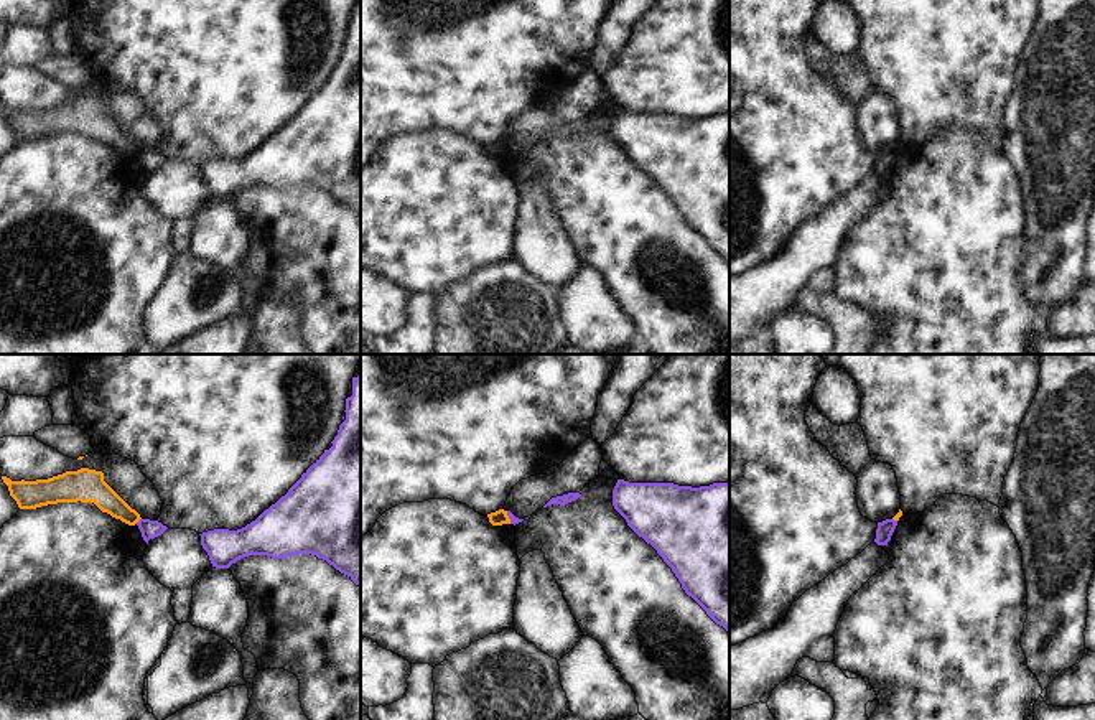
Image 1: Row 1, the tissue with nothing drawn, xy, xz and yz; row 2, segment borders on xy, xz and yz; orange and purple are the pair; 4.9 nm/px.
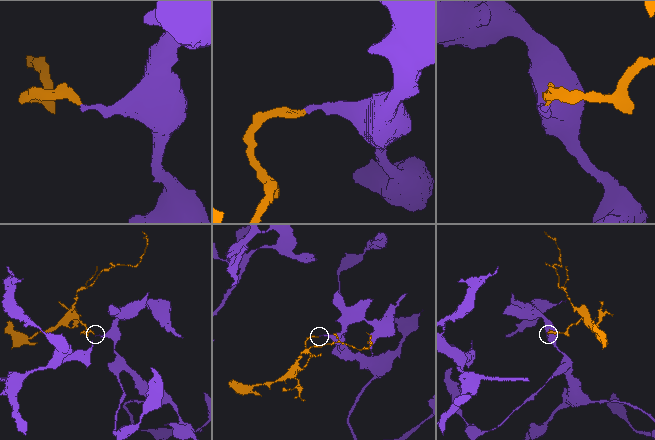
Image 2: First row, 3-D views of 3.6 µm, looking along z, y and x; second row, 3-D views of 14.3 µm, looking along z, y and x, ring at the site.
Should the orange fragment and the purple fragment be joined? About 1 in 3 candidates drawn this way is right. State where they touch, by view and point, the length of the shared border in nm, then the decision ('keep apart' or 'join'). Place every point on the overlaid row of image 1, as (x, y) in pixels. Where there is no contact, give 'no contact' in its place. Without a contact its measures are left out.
contact xy (137, 521); length 40 nm; keep apart

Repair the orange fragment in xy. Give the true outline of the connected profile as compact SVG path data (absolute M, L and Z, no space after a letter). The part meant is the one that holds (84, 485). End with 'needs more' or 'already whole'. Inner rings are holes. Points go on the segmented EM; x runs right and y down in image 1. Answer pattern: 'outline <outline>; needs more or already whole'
outline M81 468L48 479L12 481L7 476L2 476L2 479L20 509L81 501L94 503L102 512L128 526L135 526L142 519L140 514L104 481L102 471Z; already whole

